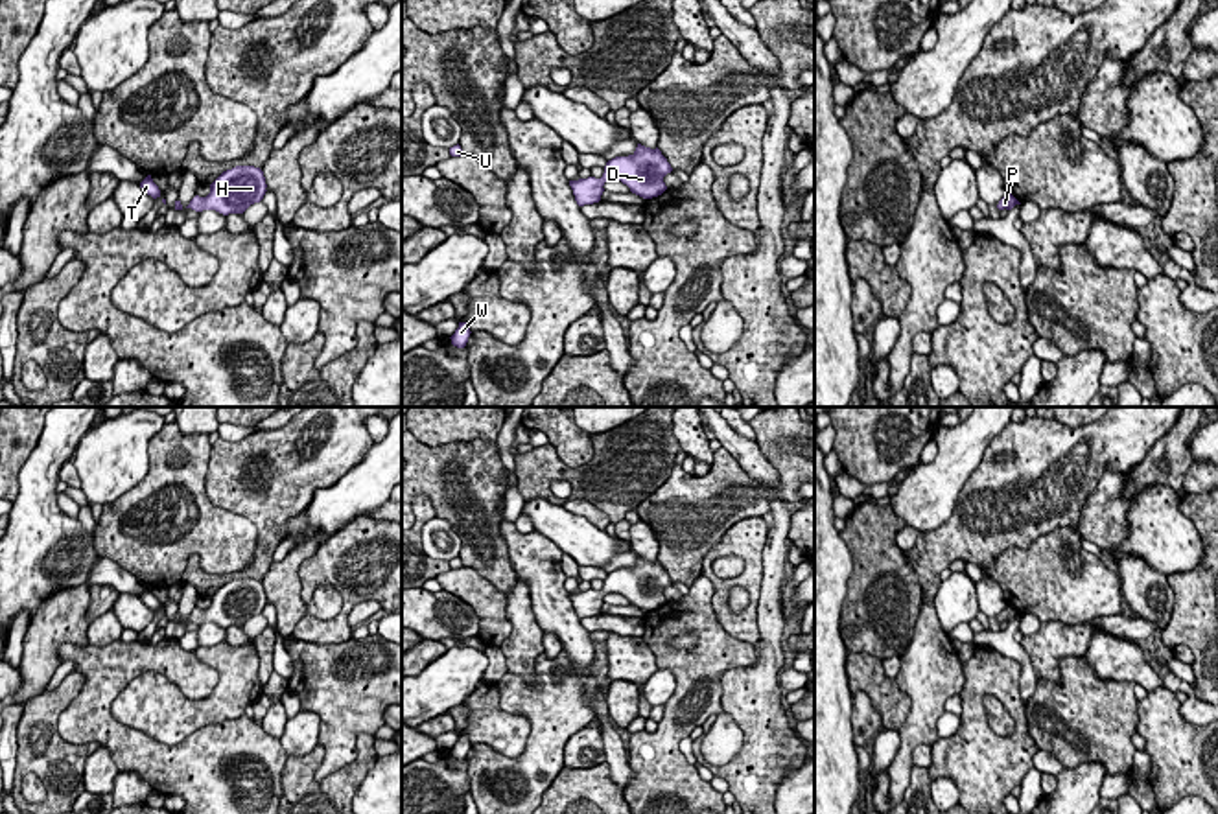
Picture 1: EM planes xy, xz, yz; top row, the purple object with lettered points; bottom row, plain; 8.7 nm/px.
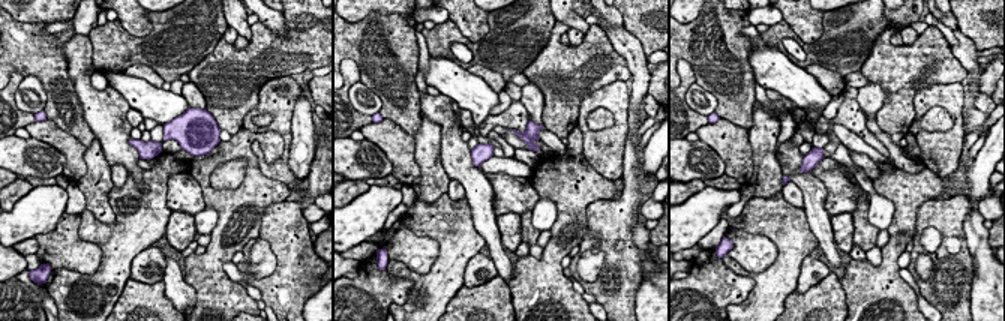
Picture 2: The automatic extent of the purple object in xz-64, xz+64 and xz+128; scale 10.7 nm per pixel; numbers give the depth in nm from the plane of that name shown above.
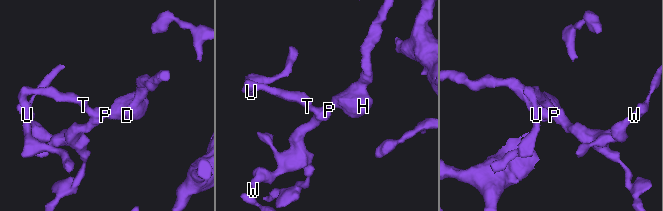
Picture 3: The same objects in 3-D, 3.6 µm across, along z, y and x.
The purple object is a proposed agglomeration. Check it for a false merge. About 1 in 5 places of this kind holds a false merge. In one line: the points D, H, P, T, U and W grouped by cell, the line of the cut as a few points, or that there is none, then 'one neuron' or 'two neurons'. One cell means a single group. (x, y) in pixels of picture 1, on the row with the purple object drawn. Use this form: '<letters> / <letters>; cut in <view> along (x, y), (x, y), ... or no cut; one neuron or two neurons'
D H P T U W; no cut; one neuron

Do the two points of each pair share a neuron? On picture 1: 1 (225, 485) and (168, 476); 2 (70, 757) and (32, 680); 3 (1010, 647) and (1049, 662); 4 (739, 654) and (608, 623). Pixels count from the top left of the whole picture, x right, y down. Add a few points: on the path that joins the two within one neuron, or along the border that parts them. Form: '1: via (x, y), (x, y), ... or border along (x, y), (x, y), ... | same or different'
1: border along (209, 446), (205, 494), (216, 505), (233, 512) | different
2: border along (45, 689), (34, 695), (24, 708) | different
3: border along (1019, 643), (1038, 678) | different
4: border along (642, 619), (644, 636) | different

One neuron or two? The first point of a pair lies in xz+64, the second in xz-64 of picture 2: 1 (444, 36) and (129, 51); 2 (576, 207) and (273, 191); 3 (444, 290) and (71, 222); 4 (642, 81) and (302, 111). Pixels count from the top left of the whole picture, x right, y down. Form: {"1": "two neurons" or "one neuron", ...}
{"1": "one neuron", "2": "one neuron", "3": "two neurons", "4": "one neuron"}

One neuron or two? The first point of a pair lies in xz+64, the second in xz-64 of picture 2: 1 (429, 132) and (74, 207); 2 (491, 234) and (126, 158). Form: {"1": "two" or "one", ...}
{"1": "two", "2": "one"}

